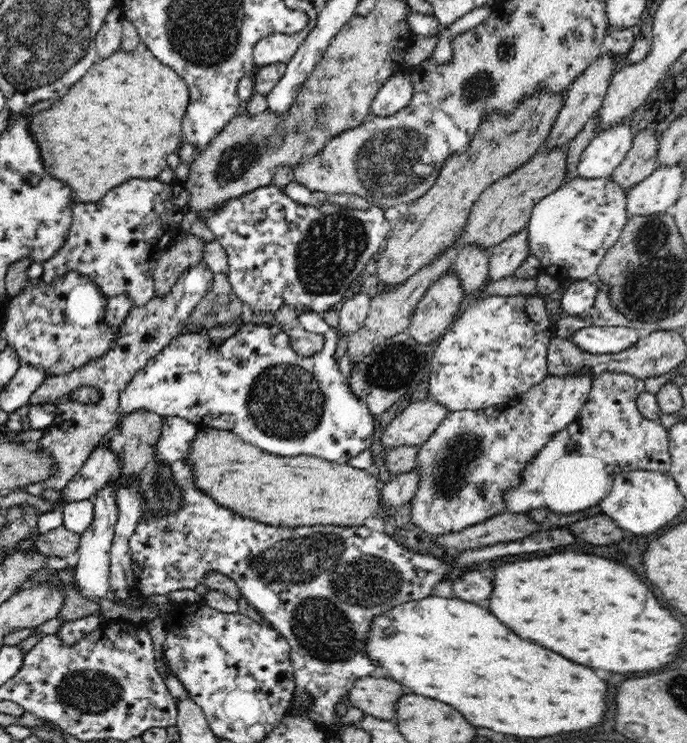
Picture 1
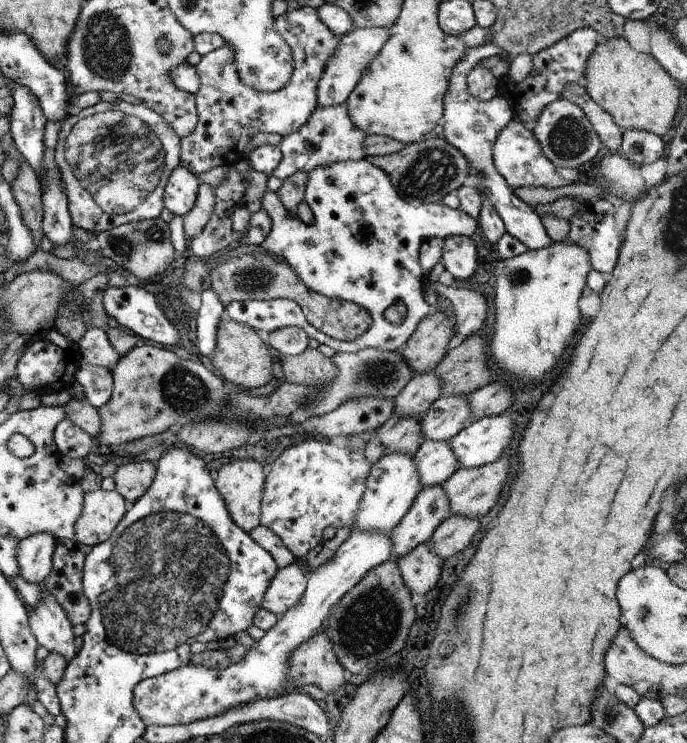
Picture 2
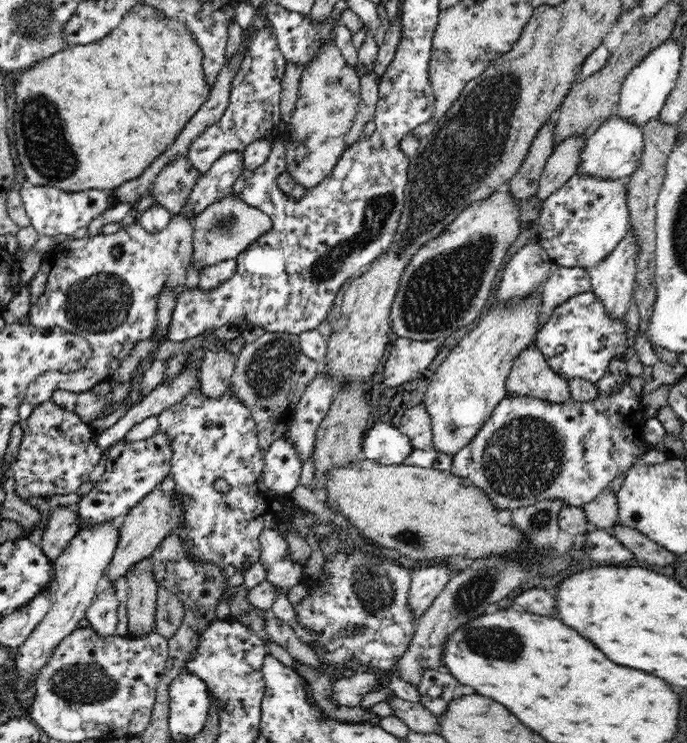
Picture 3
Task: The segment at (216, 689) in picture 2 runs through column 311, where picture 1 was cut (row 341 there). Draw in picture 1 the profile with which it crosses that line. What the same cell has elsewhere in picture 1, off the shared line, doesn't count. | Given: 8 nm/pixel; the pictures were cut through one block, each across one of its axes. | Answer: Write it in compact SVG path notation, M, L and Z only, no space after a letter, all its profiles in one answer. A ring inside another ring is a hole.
M588 326L572 332L569 339L583 351L604 354L624 350L642 335L640 331L624 326Z

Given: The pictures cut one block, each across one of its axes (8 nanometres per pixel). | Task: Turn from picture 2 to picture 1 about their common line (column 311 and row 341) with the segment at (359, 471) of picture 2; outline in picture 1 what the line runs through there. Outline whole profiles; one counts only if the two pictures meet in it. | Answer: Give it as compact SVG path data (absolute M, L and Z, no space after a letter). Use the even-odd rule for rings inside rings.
M517 295L474 301L433 352L429 397L449 412L486 409L515 400L548 376L547 346L556 332L539 297Z

